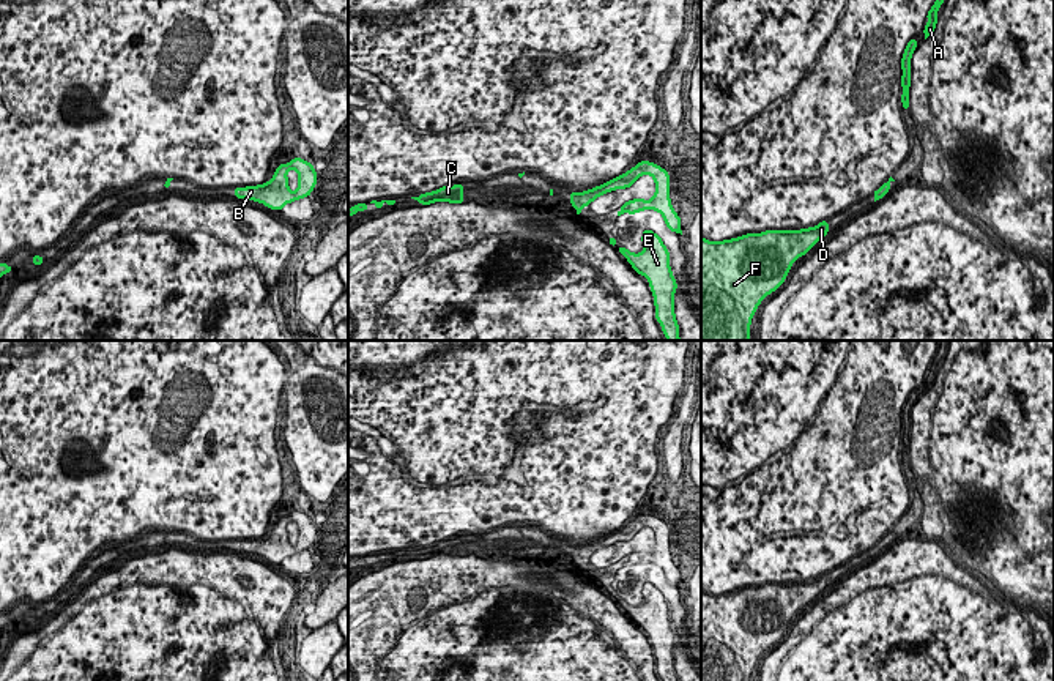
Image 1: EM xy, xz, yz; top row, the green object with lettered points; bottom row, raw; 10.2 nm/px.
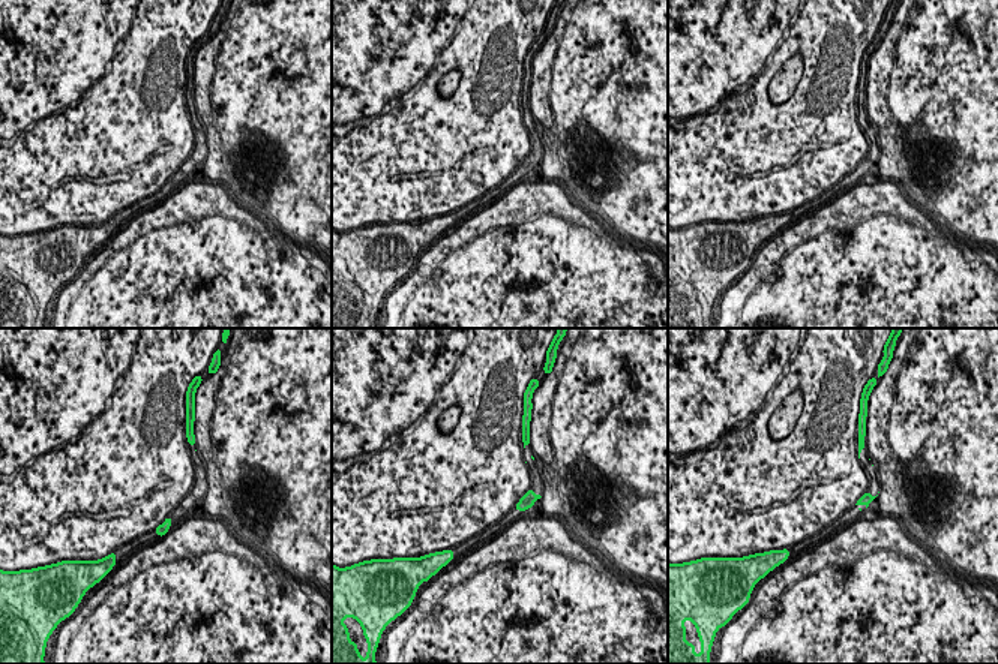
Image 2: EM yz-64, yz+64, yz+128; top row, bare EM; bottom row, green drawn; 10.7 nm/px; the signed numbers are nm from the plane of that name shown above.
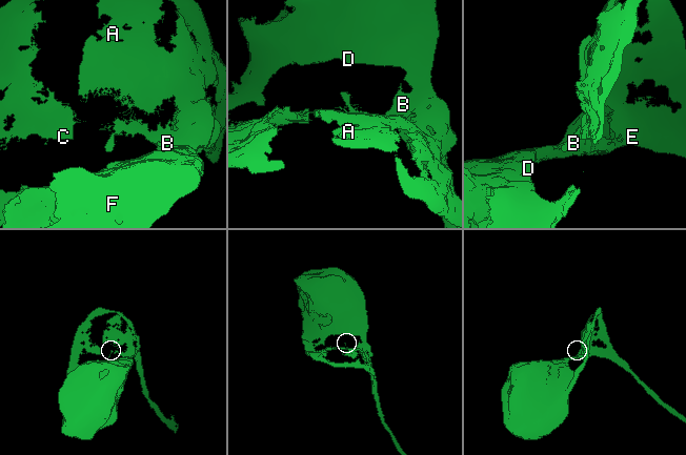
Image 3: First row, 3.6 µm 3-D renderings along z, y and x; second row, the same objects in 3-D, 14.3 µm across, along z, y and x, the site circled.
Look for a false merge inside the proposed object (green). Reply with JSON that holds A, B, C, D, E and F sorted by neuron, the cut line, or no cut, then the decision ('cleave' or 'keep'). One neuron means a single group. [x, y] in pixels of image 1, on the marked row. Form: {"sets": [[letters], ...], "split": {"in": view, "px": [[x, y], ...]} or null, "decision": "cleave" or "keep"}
{"sets": [["A", "B", "C", "D", "E", "F"]], "split": null, "decision": "keep"}

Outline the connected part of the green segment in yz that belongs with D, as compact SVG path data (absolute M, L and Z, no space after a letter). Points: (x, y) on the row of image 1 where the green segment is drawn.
M822 221L810 229L766 230L718 243L701 236L701 340L750 340L750 323L759 303L785 282L792 262L811 251L829 233L827 229L829 221Z

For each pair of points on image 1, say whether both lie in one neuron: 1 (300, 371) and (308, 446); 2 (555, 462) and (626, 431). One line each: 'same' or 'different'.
1: same
2: same

